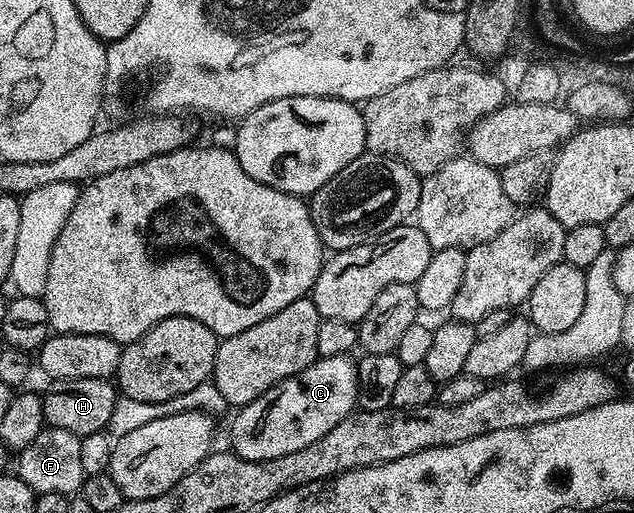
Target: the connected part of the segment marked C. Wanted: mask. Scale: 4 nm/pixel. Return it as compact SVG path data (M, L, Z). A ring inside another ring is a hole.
M352 356L318 357L303 371L293 377L283 379L275 387L271 387L259 399L240 406L236 410L237 418L233 421L233 430L229 437L233 440L232 452L243 459L266 461L279 459L279 455L291 455L291 451L303 451L311 447L315 439L323 439L331 427L343 423L350 413L357 409L357 361Z

